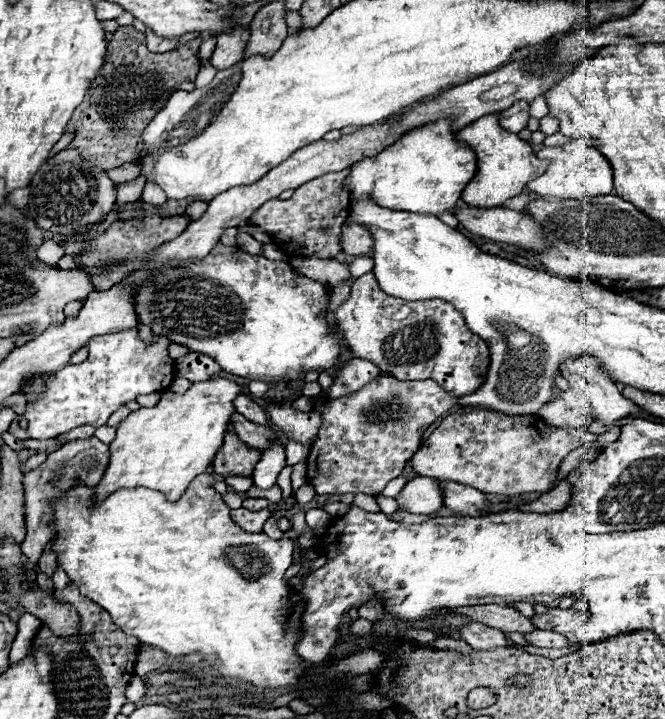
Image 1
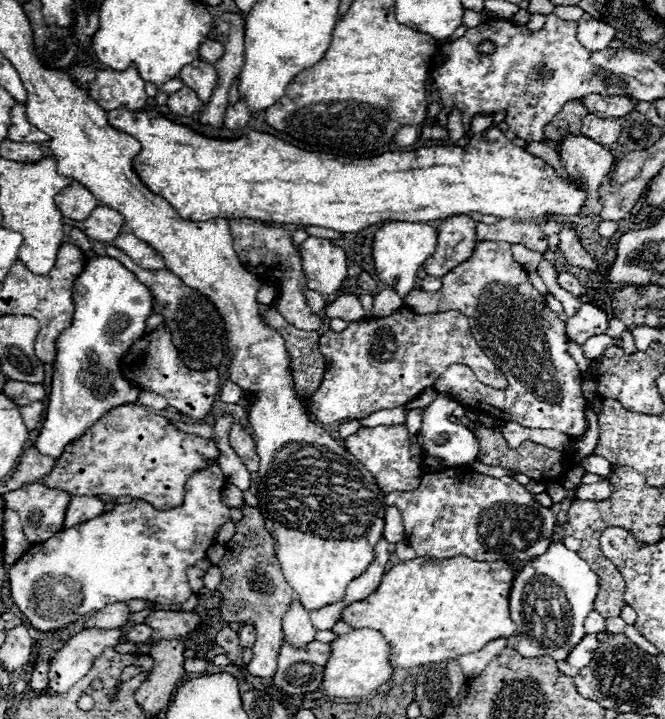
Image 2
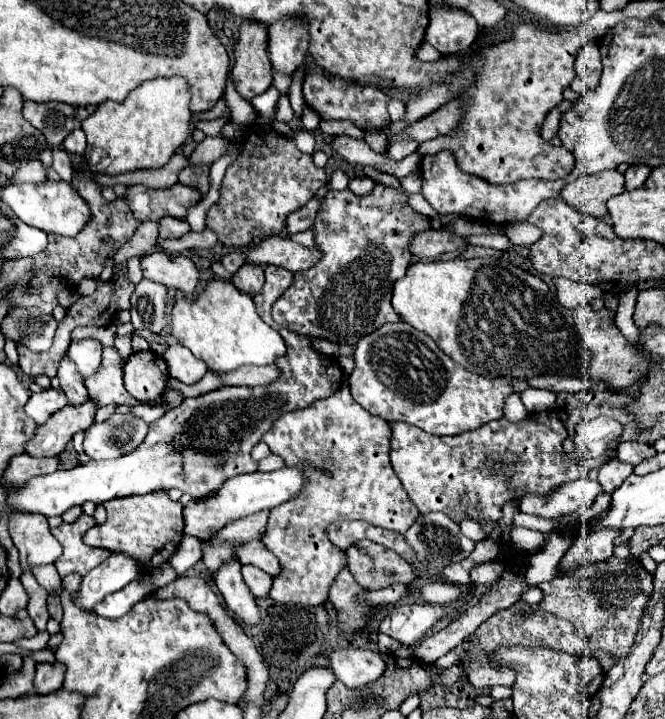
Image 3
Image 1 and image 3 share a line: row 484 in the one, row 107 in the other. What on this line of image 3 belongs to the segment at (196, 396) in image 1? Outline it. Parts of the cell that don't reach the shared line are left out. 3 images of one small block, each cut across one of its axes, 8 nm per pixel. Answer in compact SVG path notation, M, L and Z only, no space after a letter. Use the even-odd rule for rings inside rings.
M156 78L144 82L120 102L106 100L90 114L82 128L88 138L86 162L94 174L124 174L162 168L190 134L190 92L186 80Z

